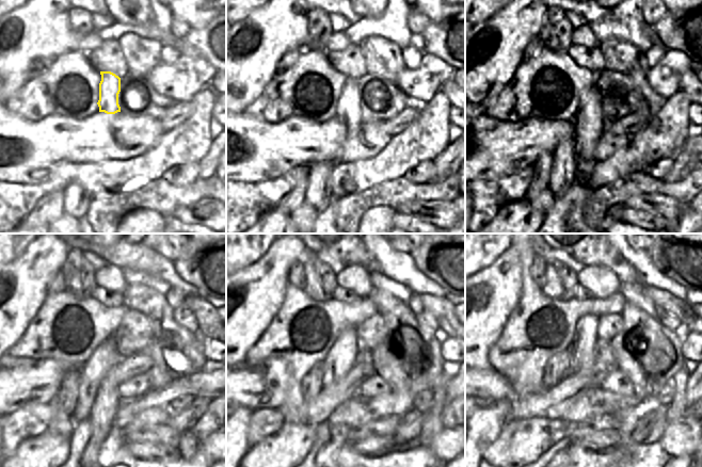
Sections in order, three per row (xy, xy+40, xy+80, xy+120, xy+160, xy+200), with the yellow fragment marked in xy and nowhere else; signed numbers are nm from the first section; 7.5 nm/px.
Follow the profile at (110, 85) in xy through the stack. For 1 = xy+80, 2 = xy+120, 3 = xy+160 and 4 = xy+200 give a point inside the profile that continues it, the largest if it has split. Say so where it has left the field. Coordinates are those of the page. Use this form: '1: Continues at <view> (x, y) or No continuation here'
1: Continues at xy+80 (590, 125)
2: Continues at xy+120 (117, 373)
3: Continues at xy+160 (338, 432)
4: Continues at xy+200 (565, 450)

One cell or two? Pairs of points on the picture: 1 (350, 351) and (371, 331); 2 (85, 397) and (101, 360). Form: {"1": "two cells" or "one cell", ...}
{"1": "two cells", "2": "one cell"}

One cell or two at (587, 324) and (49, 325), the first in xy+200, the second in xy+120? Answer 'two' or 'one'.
two

